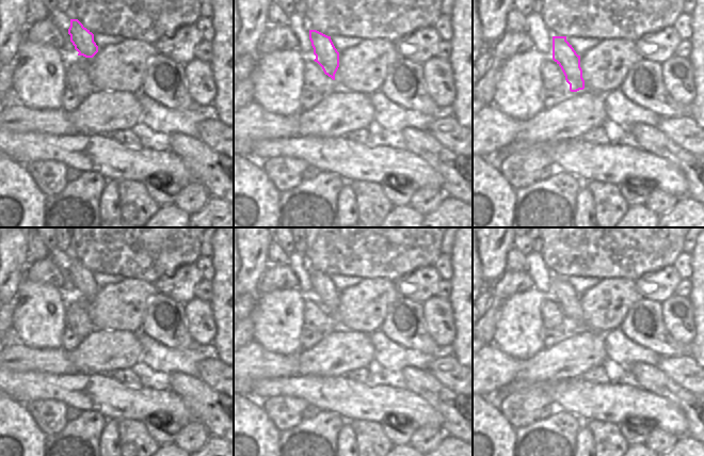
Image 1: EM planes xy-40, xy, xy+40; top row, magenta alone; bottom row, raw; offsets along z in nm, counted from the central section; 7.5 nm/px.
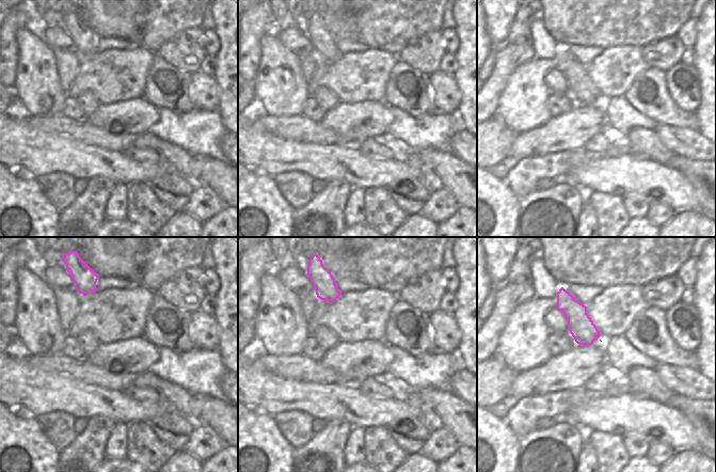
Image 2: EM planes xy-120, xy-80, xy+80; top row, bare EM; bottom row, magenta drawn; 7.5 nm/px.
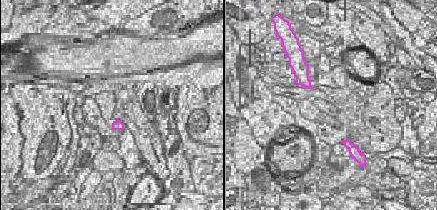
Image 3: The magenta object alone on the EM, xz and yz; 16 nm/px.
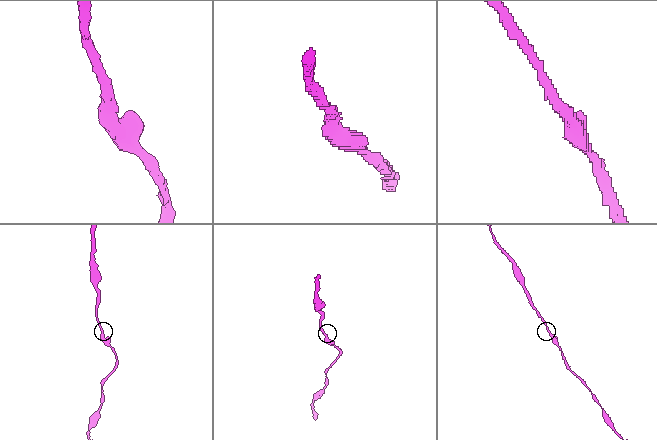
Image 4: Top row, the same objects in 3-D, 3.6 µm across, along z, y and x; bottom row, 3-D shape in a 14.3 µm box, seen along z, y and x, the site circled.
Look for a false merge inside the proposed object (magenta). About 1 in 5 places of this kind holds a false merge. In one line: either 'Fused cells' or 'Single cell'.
Single cell.

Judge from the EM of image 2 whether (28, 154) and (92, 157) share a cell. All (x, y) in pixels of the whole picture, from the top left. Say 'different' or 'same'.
same

